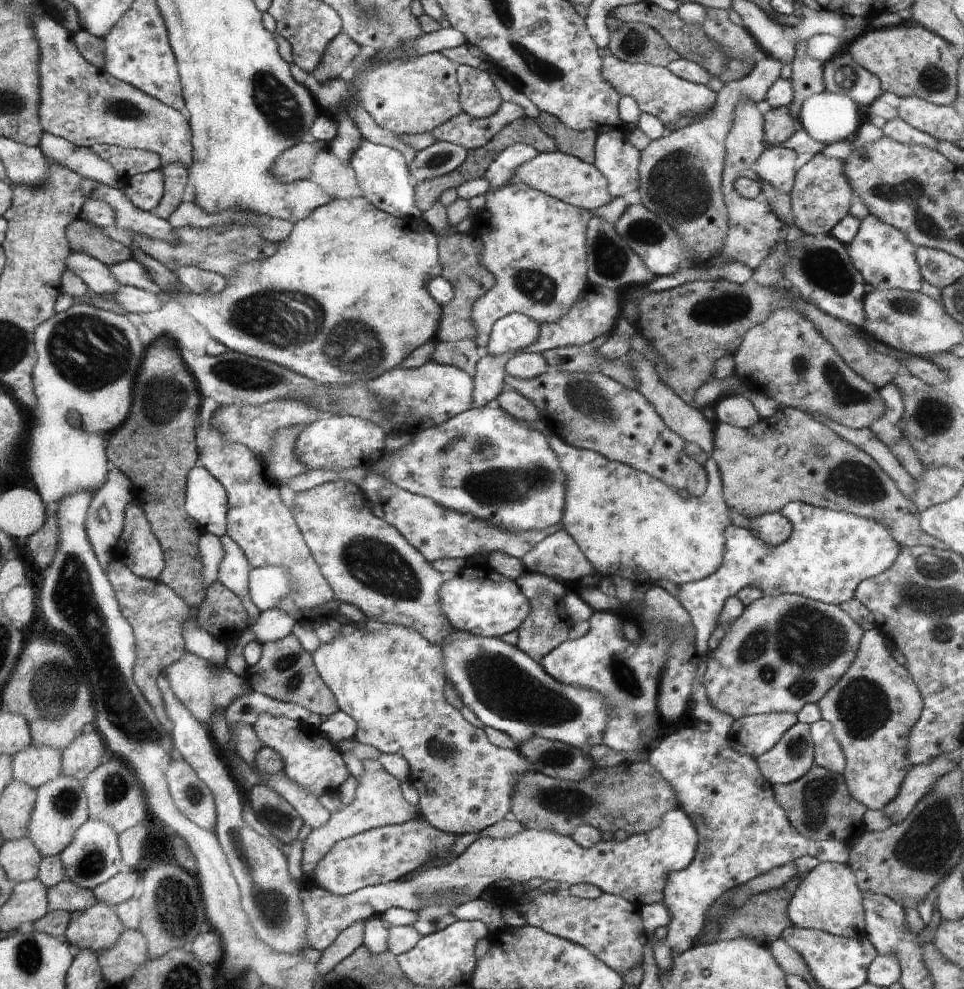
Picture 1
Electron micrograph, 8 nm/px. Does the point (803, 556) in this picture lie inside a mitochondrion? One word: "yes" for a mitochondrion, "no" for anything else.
no

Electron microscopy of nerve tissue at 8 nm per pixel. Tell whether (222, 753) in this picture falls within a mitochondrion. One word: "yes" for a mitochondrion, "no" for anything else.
no

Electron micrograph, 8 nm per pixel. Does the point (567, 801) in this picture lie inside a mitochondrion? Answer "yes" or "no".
yes

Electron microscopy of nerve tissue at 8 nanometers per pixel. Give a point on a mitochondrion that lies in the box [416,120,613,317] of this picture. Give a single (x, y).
(539, 287)

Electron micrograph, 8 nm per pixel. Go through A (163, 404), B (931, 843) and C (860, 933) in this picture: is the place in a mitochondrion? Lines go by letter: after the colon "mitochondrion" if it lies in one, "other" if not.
A: mitochondrion
B: mitochondrion
C: other

